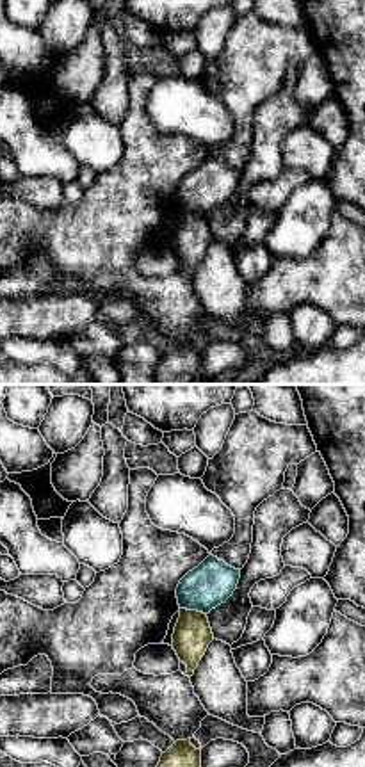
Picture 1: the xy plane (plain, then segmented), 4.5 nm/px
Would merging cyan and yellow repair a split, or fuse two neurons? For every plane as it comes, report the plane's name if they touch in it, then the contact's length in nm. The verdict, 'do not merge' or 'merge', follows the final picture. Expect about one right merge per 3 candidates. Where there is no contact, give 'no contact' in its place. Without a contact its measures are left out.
meets cyan in xy; contact 120 nm long

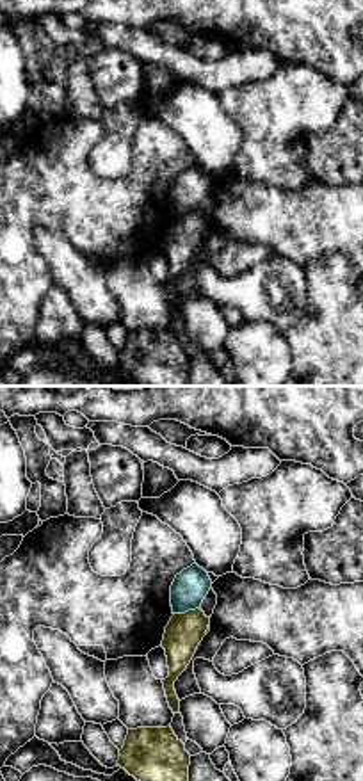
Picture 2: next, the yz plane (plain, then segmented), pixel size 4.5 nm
meets cyan in yz; contact 130 nm long

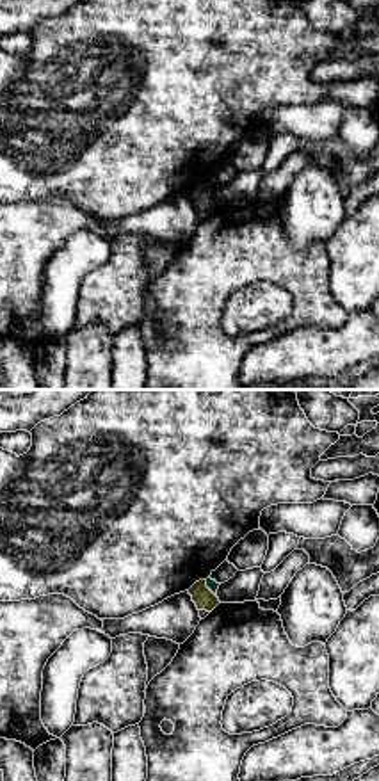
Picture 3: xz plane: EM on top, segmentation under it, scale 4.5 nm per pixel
meets cyan in xz; contact 90 nm long

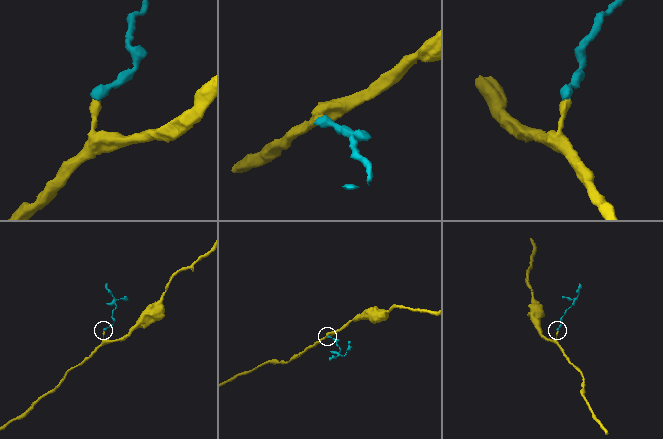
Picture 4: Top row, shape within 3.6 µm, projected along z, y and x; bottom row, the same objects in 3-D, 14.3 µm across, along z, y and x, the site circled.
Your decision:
do not merge

